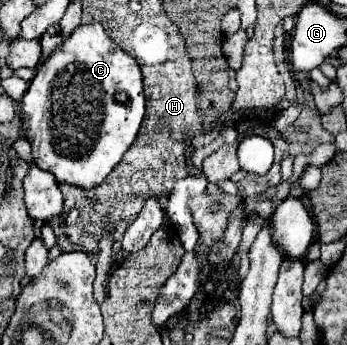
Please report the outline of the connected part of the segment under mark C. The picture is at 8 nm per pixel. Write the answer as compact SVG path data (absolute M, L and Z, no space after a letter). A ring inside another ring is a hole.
M82 24L62 42L60 48L52 52L48 60L38 66L36 76L30 82L26 96L22 98L22 110L22 128L24 136L32 144L34 164L46 172L52 172L60 184L66 182L90 190L104 182L104 178L136 140L144 118L140 66L108 38L102 24Z

